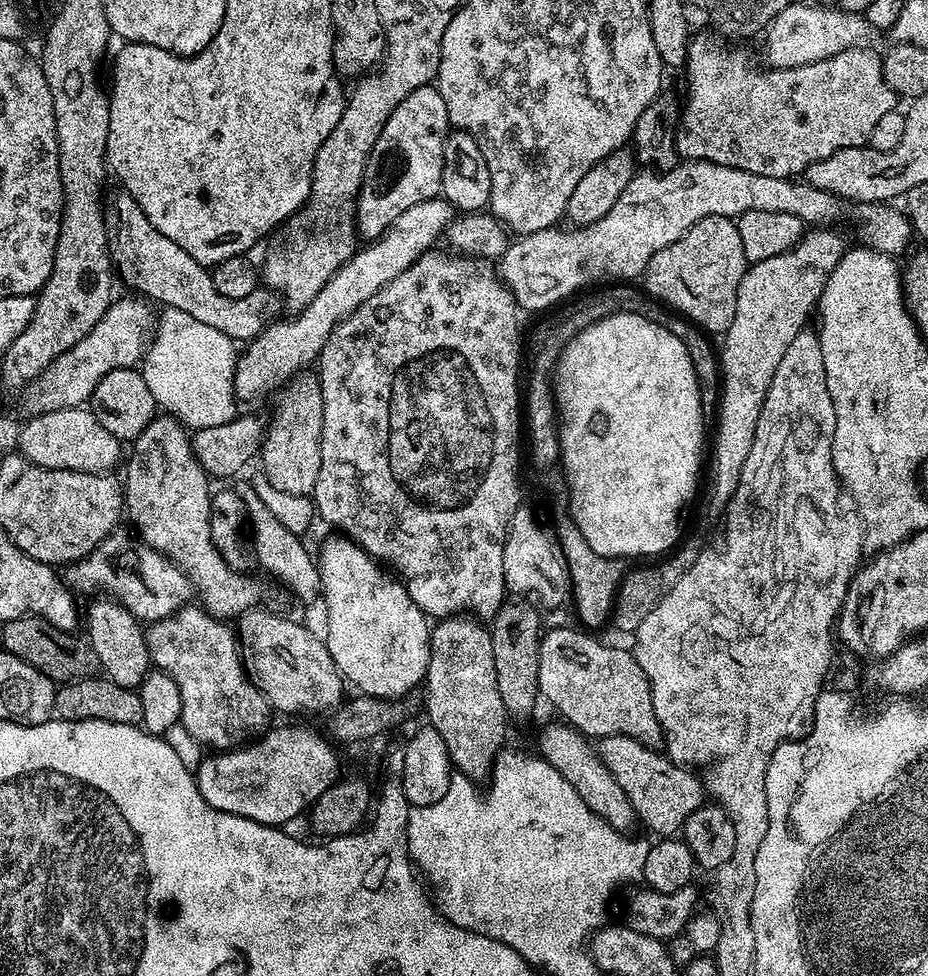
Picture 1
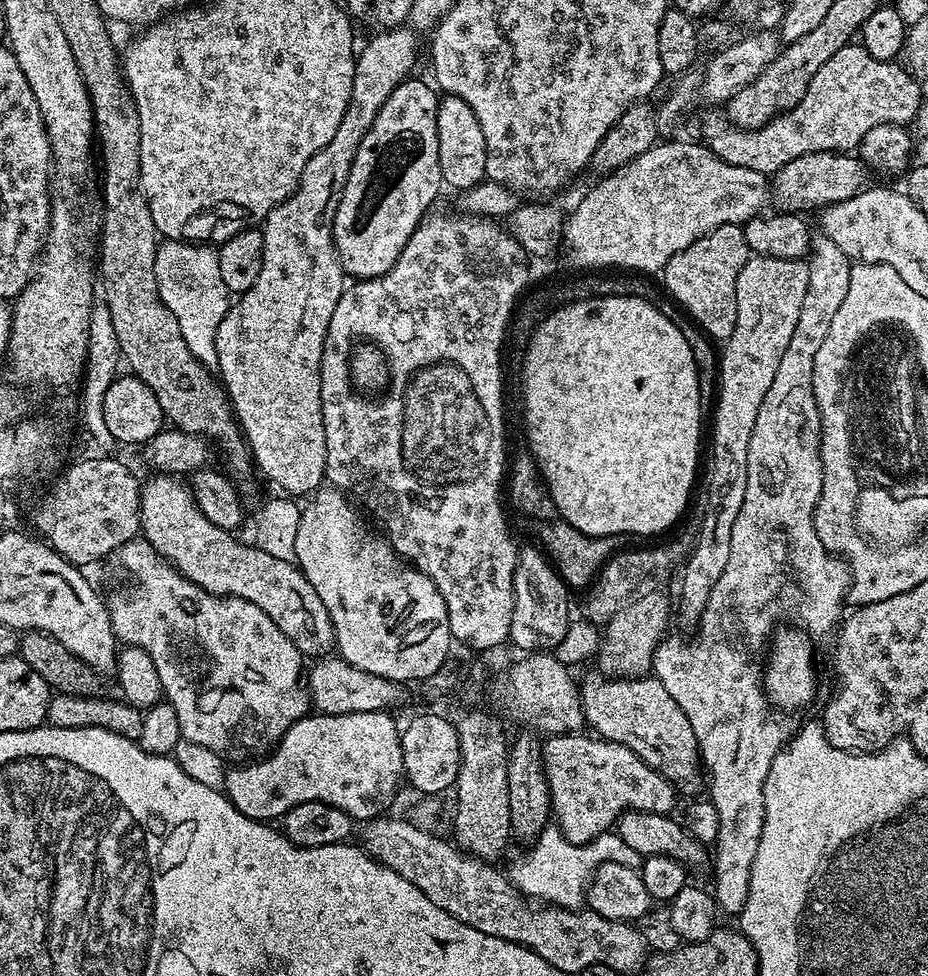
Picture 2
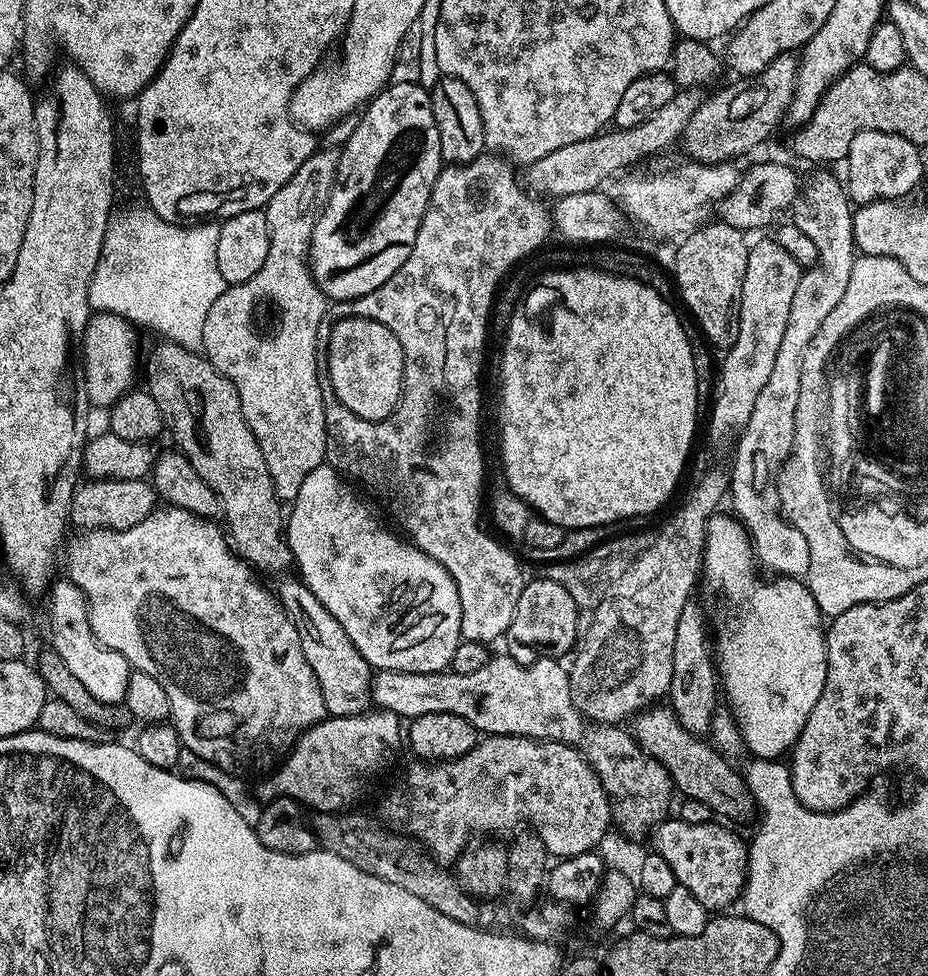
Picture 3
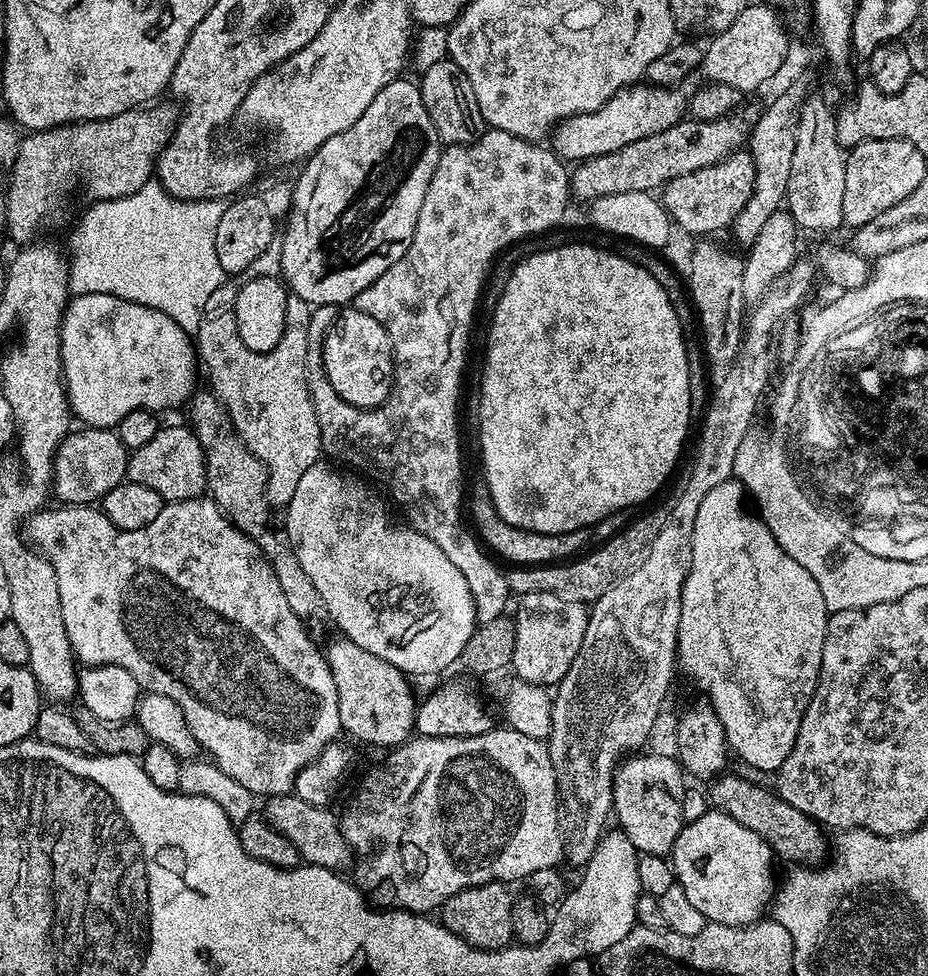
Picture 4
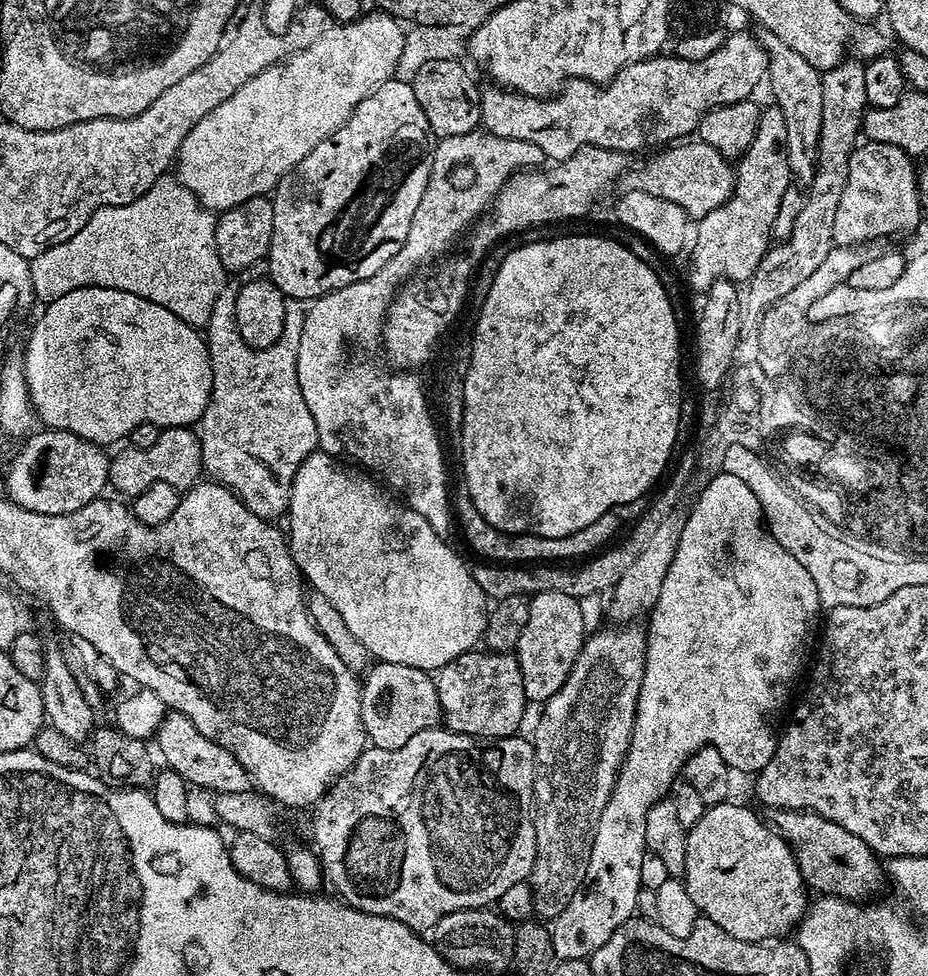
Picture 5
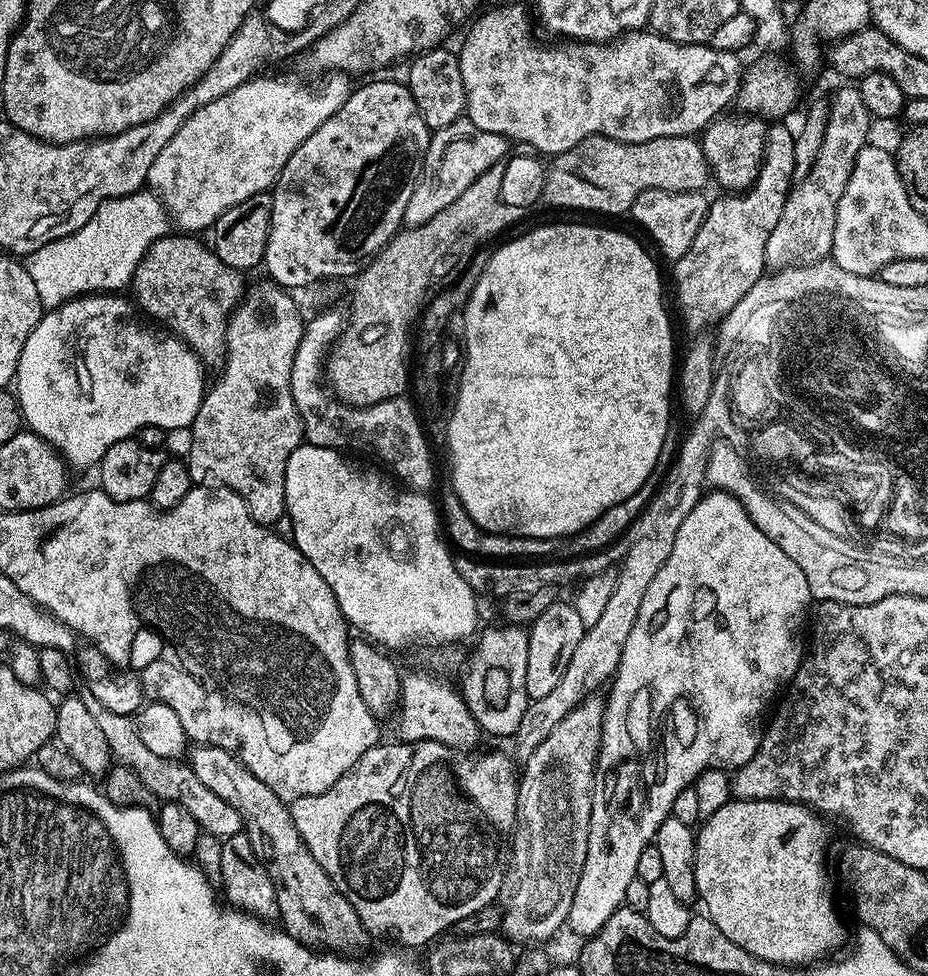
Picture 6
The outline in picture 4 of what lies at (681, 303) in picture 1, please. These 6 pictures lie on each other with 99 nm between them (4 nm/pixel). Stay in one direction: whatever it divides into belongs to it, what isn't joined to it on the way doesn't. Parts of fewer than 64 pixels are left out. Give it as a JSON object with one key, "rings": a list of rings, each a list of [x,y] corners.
{"rings":[[[704,238],[697,243],[700,245],[692,252],[692,269],[686,275],[686,287],[698,317],[698,332],[701,332],[707,363],[731,366],[740,353],[742,325],[746,320],[746,297],[742,290],[744,260],[714,241]]]}

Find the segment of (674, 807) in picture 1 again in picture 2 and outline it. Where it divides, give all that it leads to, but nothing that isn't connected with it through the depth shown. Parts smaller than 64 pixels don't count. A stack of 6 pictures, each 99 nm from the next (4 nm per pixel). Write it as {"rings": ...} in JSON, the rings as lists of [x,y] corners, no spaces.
{"rings":[[[552,734],[542,744],[550,812],[555,827],[570,843],[586,845],[595,840],[615,825],[621,812],[651,812],[662,817],[673,811],[677,789],[662,774],[646,766],[634,750],[613,740],[580,735]]]}

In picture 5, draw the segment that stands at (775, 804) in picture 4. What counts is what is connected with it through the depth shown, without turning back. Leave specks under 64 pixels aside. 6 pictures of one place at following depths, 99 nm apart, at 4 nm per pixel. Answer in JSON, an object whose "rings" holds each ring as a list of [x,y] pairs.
{"rings":[[[774,808],[767,813],[767,823],[776,829],[776,833],[790,846],[798,862],[805,885],[820,896],[837,896],[843,900],[868,902],[880,892],[880,883],[886,880],[882,860],[873,852],[858,834],[830,822],[813,812],[799,812],[789,808]]]}

